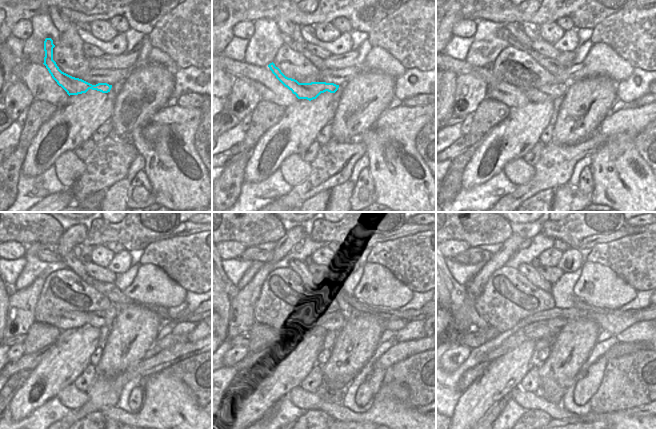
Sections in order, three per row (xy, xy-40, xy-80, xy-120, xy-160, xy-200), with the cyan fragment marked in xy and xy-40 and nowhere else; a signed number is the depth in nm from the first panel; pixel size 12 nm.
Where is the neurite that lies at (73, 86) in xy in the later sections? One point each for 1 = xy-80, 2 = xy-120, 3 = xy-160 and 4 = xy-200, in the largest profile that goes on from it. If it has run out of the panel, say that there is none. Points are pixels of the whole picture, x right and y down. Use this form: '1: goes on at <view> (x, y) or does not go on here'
1: goes on at xy-80 (535, 94)
2: goes on at xy-120 (101, 318)
3: goes on at xy-160 (329, 322)
4: goes on at xy-200 (556, 324)

